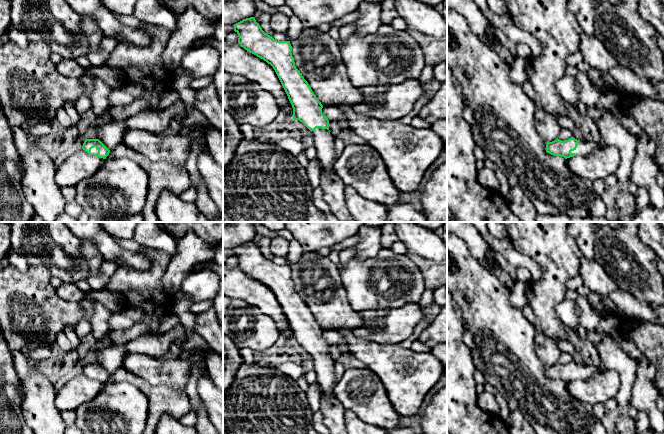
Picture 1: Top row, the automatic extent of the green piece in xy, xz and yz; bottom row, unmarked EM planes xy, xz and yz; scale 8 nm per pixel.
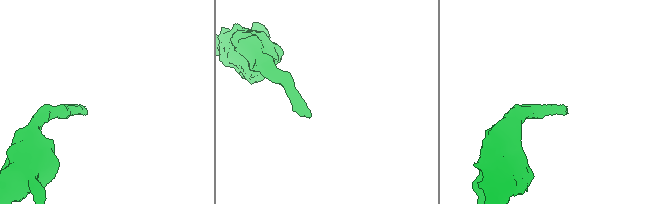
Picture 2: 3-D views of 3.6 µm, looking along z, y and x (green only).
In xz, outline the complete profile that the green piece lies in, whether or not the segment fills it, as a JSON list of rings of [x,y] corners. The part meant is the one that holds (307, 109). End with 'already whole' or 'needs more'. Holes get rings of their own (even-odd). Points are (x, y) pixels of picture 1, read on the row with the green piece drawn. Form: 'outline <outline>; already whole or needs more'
outline [[[254,17],[243,19],[234,24],[234,31],[238,34],[238,43],[241,47],[273,67],[292,105],[293,119],[302,122],[312,132],[316,148],[316,158],[320,161],[327,175],[334,174],[332,166],[336,160],[336,138],[329,131],[329,120],[322,113],[323,105],[295,66],[290,41],[277,41],[272,36],[266,34]]]; needs more

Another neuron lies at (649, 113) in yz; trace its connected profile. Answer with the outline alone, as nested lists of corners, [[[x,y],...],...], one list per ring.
[[[622,93],[622,107],[654,141],[654,161],[664,172],[664,101],[644,97],[632,103],[628,101],[628,94]]]

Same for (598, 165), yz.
[[[606,146],[589,155],[576,155],[566,159],[570,171],[578,177],[589,181],[605,179],[615,174],[620,165],[619,149]]]

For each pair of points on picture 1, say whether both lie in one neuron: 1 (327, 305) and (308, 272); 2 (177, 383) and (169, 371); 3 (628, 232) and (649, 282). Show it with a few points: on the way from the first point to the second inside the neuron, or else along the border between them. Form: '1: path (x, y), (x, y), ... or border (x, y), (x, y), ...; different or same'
1: path (326, 297), (316, 280); same
2: path (177, 380), (172, 374); same
3: path (628, 244), (628, 261), (637, 270); same

